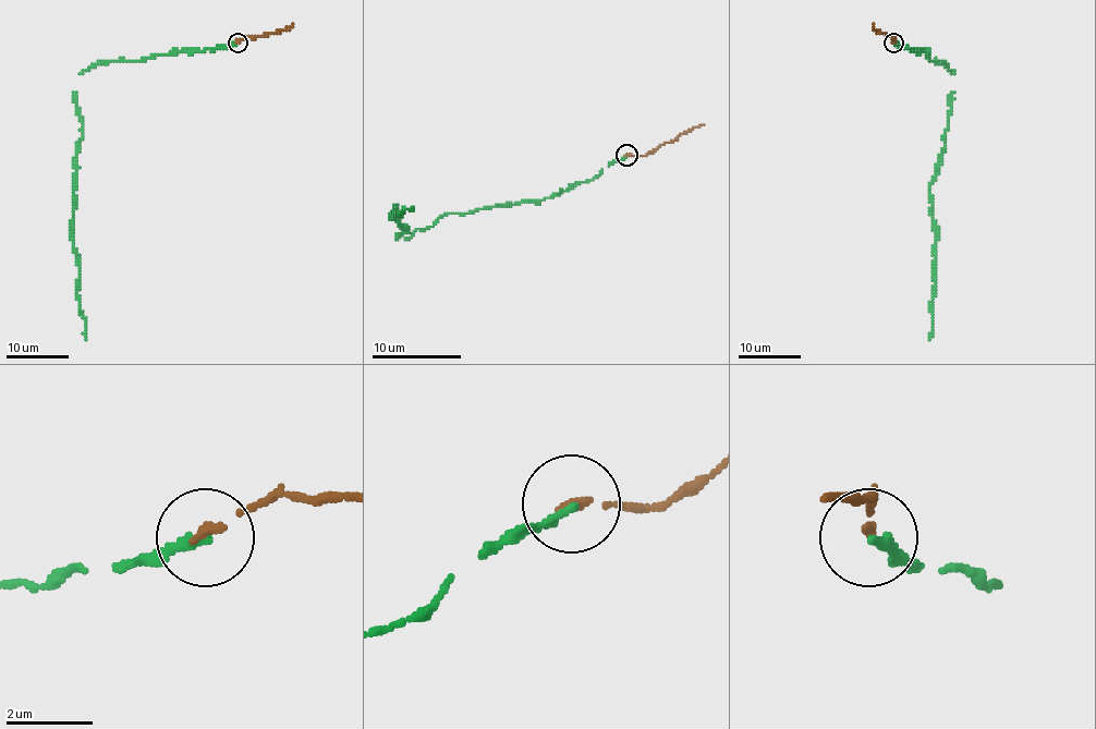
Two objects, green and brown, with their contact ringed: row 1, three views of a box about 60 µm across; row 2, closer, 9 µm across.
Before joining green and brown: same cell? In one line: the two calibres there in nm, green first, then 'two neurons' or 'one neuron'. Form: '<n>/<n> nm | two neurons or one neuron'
180/180 nm | one neuron

